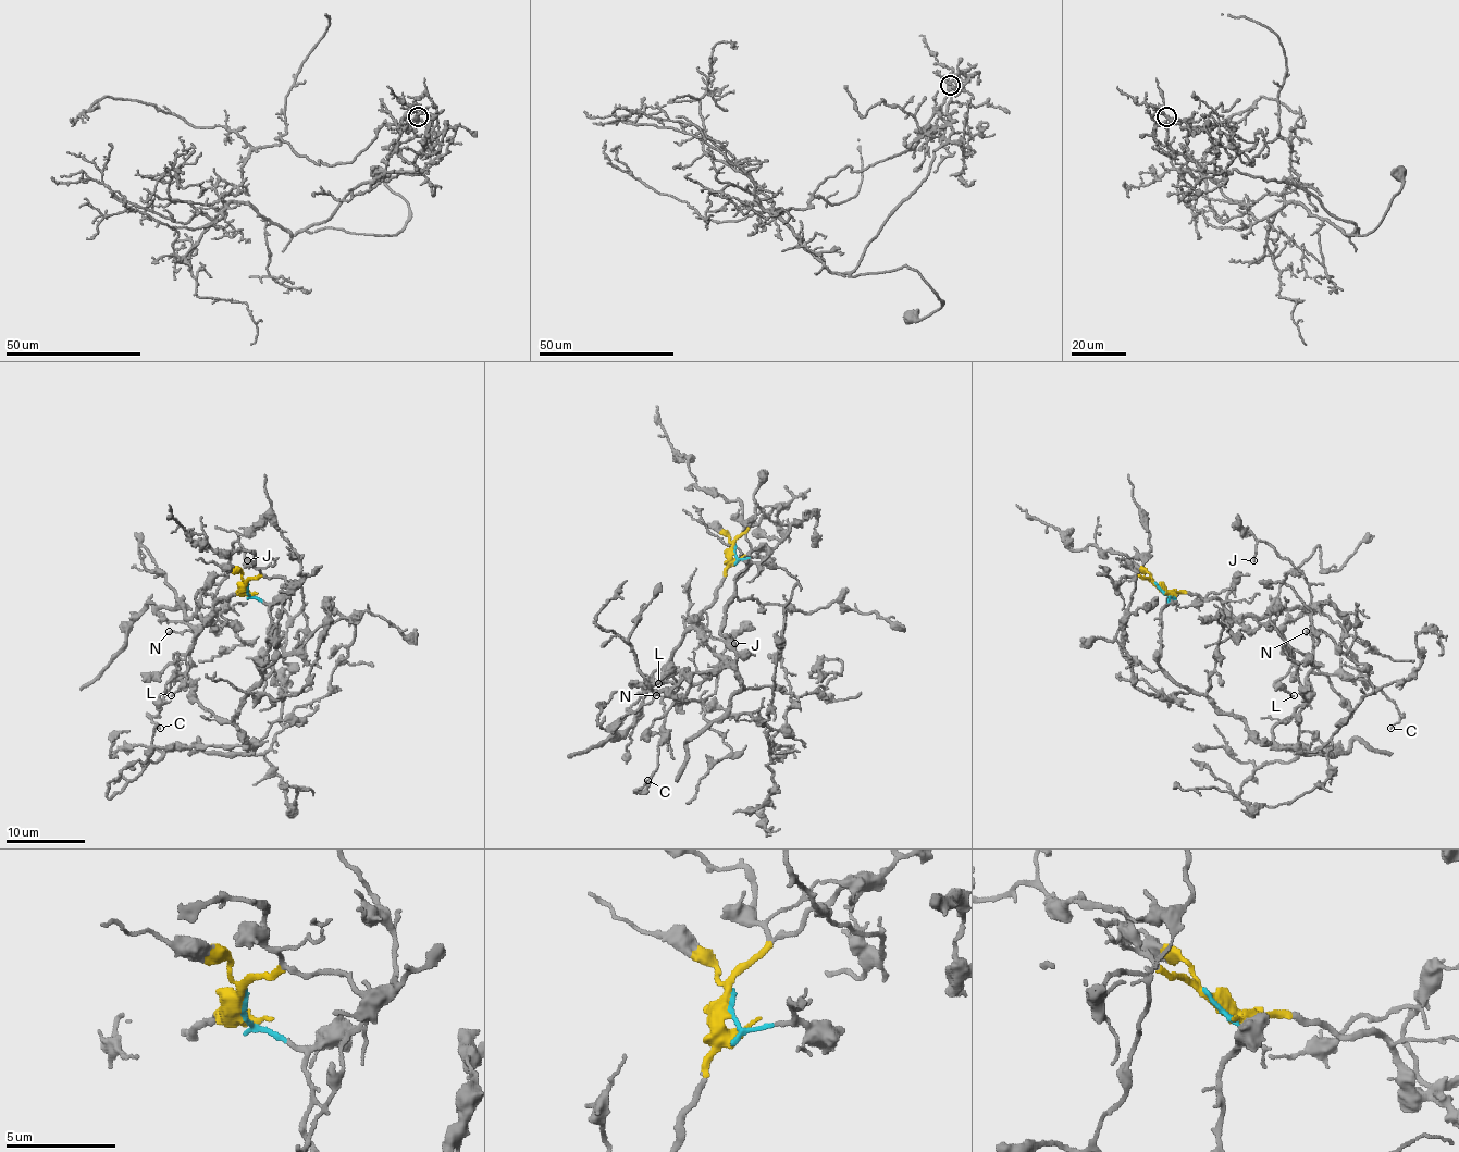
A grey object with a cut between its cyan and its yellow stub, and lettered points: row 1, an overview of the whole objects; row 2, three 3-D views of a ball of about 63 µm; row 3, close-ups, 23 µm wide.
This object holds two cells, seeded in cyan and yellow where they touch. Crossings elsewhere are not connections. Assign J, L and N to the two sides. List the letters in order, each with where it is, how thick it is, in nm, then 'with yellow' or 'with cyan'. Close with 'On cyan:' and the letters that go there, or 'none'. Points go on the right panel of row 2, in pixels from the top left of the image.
J: place (1253, 560); calibre 150 nm; with cyan
L: place (1294, 695); calibre 130 nm; with yellow
N: place (1306, 631); calibre 120 nm; with cyan
On cyan: J, N

